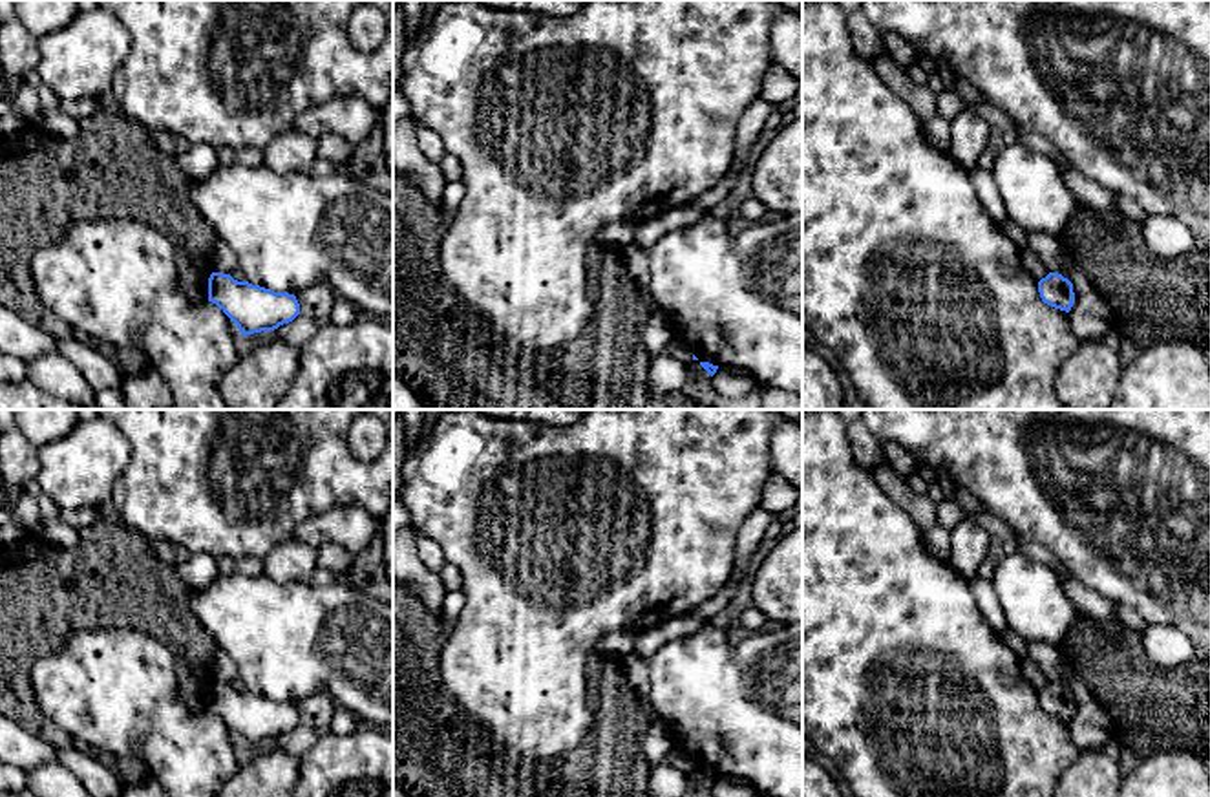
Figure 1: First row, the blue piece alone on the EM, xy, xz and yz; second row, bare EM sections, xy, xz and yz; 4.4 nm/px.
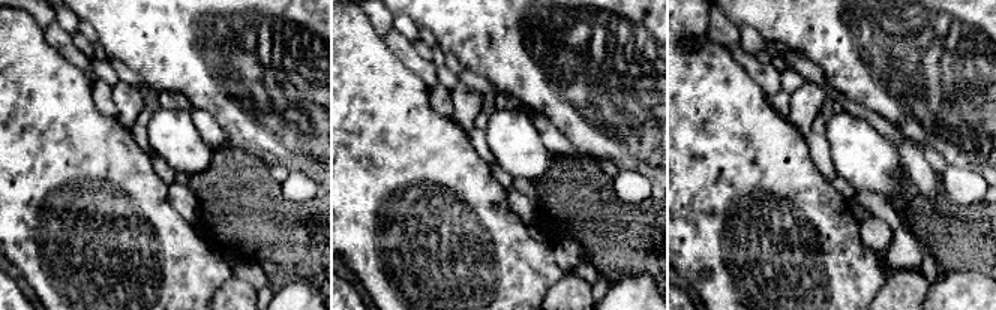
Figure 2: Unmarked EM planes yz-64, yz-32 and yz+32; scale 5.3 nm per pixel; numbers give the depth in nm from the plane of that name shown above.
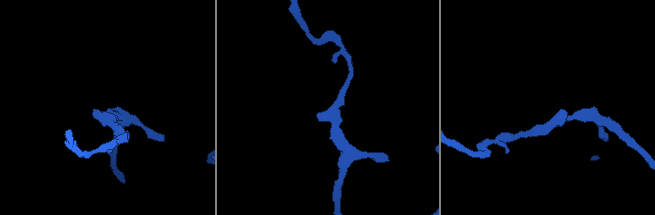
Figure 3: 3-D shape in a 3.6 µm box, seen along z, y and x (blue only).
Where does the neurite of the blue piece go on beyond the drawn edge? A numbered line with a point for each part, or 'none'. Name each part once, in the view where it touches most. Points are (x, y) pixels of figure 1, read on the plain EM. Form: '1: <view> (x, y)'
none

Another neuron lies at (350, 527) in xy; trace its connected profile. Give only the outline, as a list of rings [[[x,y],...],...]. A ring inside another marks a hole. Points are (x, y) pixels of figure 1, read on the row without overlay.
[[[336,506],[329,512],[302,521],[292,537],[314,548],[334,543],[353,554],[367,550],[380,532],[380,521],[362,506]]]

